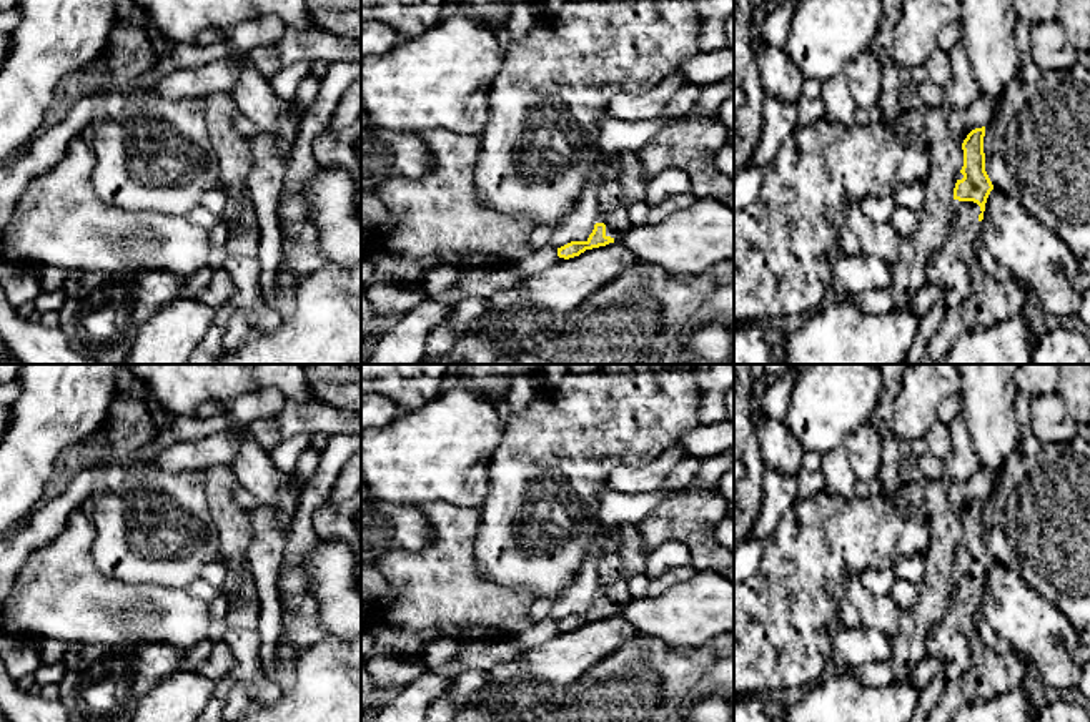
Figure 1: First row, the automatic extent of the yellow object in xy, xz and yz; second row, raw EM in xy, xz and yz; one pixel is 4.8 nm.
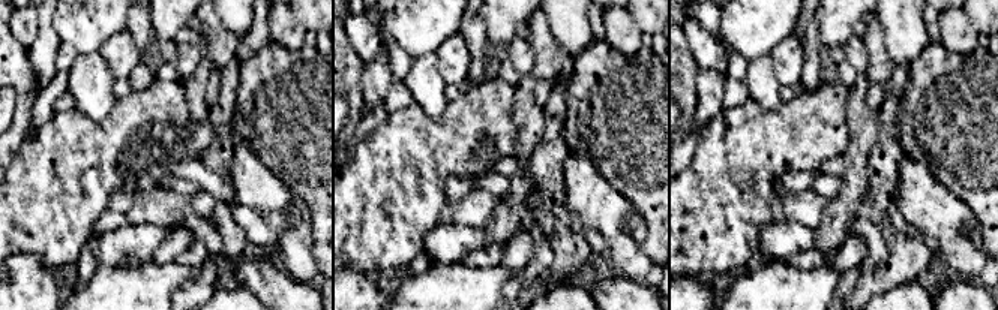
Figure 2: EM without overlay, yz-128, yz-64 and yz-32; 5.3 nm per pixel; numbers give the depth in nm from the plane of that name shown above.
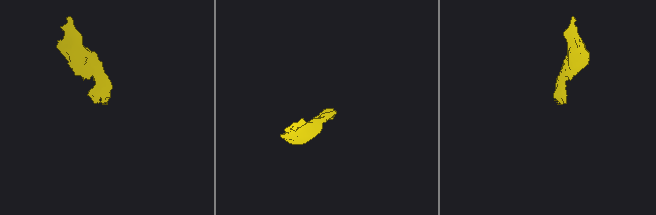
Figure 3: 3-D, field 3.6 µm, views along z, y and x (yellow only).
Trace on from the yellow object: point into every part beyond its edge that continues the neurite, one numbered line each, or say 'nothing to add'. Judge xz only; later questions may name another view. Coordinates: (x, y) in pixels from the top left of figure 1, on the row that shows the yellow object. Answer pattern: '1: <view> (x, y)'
1: xz (616, 222)

